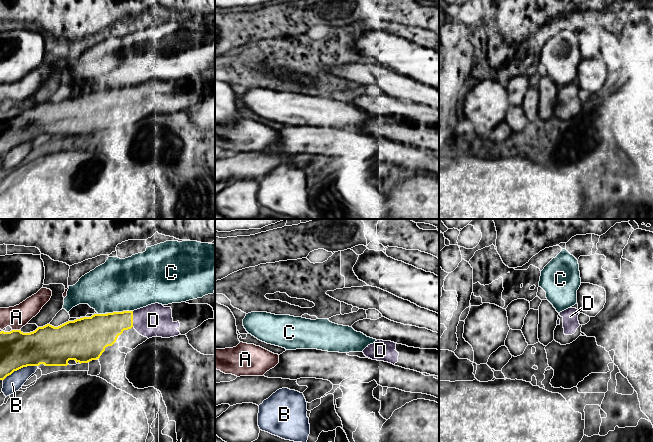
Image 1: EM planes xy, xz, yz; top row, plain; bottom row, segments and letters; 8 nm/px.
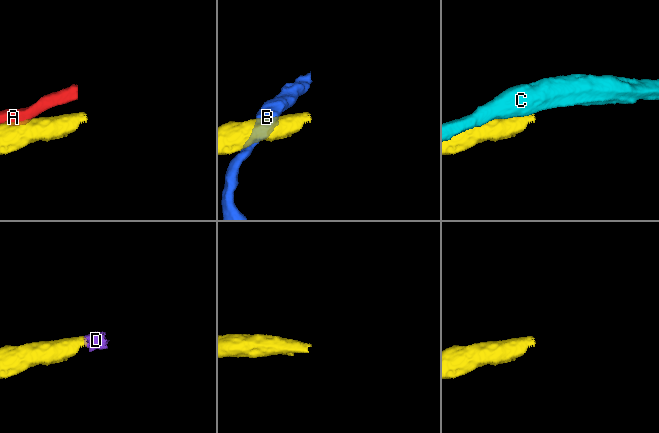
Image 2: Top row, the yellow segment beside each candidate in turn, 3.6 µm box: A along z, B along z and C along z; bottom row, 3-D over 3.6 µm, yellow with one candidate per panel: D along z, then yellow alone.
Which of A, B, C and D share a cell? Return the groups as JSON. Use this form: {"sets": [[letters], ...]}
{"sets": [["A"], ["B"], ["C"], ["D"]]}

